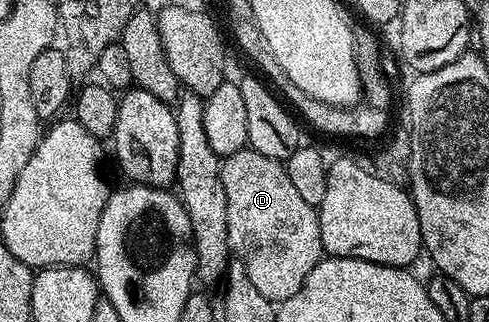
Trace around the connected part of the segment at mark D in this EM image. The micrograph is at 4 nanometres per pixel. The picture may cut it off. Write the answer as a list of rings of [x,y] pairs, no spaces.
[[[252,149],[224,156],[221,176],[227,193],[227,237],[232,254],[247,269],[255,289],[280,305],[303,289],[307,273],[323,258],[318,208],[303,201],[282,160],[263,157]]]

